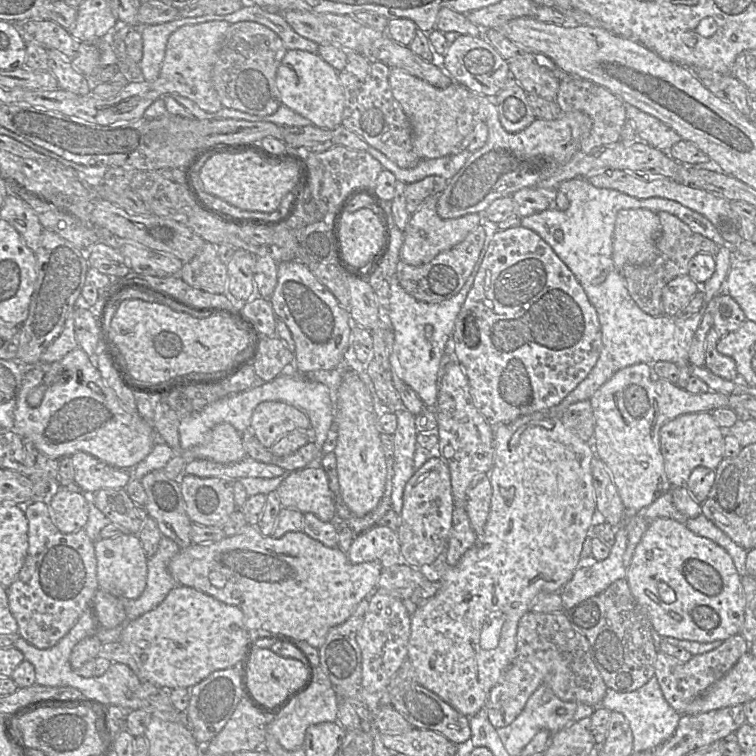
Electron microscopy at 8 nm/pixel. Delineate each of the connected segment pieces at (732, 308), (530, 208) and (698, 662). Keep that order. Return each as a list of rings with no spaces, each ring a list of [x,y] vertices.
[[[717,294],[707,305],[713,317],[714,328],[723,337],[736,331],[747,320],[739,304],[728,294]]]
[[[522,188],[511,195],[517,211],[516,215],[525,217],[547,209],[557,208],[556,191],[552,188]]]
[[[739,634],[731,636],[714,650],[694,655],[687,662],[681,662],[662,651],[658,651],[654,677],[657,679],[663,696],[670,706],[679,714],[685,715],[685,710],[689,704],[722,678],[748,651],[749,643]]]

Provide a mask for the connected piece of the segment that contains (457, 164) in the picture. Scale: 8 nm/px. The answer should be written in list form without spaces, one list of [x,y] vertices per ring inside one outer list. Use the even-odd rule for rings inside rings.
[[[371,146],[366,151],[377,159],[384,169],[392,172],[397,181],[405,184],[420,181],[428,176],[441,176],[449,180],[458,173],[472,154],[464,150],[440,158],[422,159],[413,168],[401,168]]]

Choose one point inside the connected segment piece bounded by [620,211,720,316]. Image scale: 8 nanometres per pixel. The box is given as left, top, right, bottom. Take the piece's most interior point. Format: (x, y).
(677, 244)

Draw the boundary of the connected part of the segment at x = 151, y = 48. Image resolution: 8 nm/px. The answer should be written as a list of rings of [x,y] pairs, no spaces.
[[[207,14],[198,17],[177,18],[173,21],[139,25],[143,41],[143,55],[139,62],[144,80],[154,81],[158,78],[165,56],[168,38],[178,28],[188,24],[199,24],[217,20],[220,15]]]

